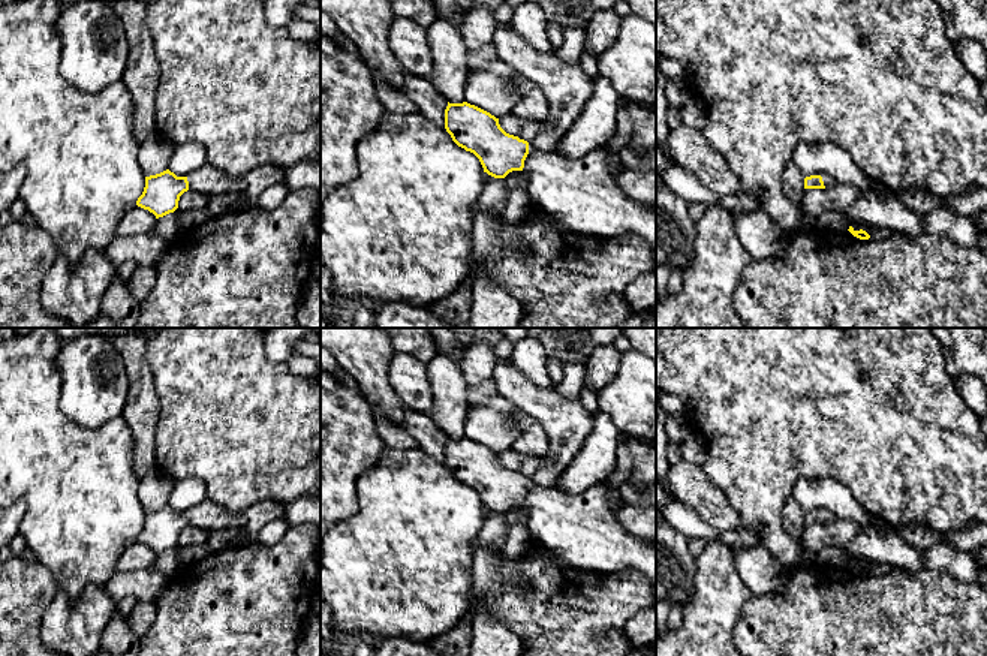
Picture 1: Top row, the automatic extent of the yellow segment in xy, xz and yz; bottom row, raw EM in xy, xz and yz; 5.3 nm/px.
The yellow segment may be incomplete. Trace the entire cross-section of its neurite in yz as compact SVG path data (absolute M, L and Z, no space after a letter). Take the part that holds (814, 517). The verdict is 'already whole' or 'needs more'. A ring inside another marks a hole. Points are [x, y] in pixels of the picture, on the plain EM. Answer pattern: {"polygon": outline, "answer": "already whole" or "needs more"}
{"polygon": "M828 509L810 511L804 514L804 524L831 524L836 520L836 515Z", "answer": "needs more"}

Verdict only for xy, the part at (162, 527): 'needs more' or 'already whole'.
needs more

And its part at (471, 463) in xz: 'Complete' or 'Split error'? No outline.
Split error

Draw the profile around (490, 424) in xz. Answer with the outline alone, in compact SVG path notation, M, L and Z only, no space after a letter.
M500 394L478 406L469 406L464 437L490 448L496 454L511 449L518 437L518 427L512 419L515 409Z

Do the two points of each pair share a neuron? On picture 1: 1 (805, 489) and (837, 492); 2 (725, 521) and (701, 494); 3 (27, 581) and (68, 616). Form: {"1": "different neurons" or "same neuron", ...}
{"1": "same neuron", "2": "same neuron", "3": "different neurons"}

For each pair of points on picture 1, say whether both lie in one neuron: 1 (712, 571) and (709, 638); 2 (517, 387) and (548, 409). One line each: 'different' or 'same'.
1: same
2: same

